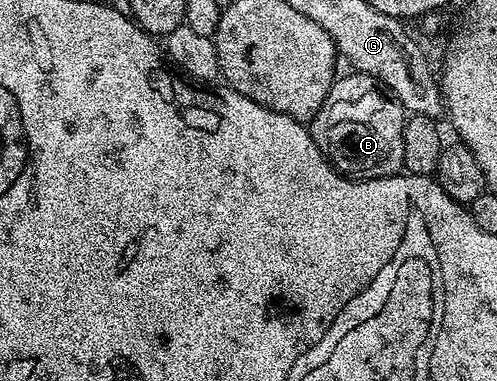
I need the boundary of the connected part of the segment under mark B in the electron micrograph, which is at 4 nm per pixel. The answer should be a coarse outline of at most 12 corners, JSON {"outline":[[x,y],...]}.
{"outline":[[377,77],[336,78],[313,141],[352,179],[400,174],[403,107]]}

